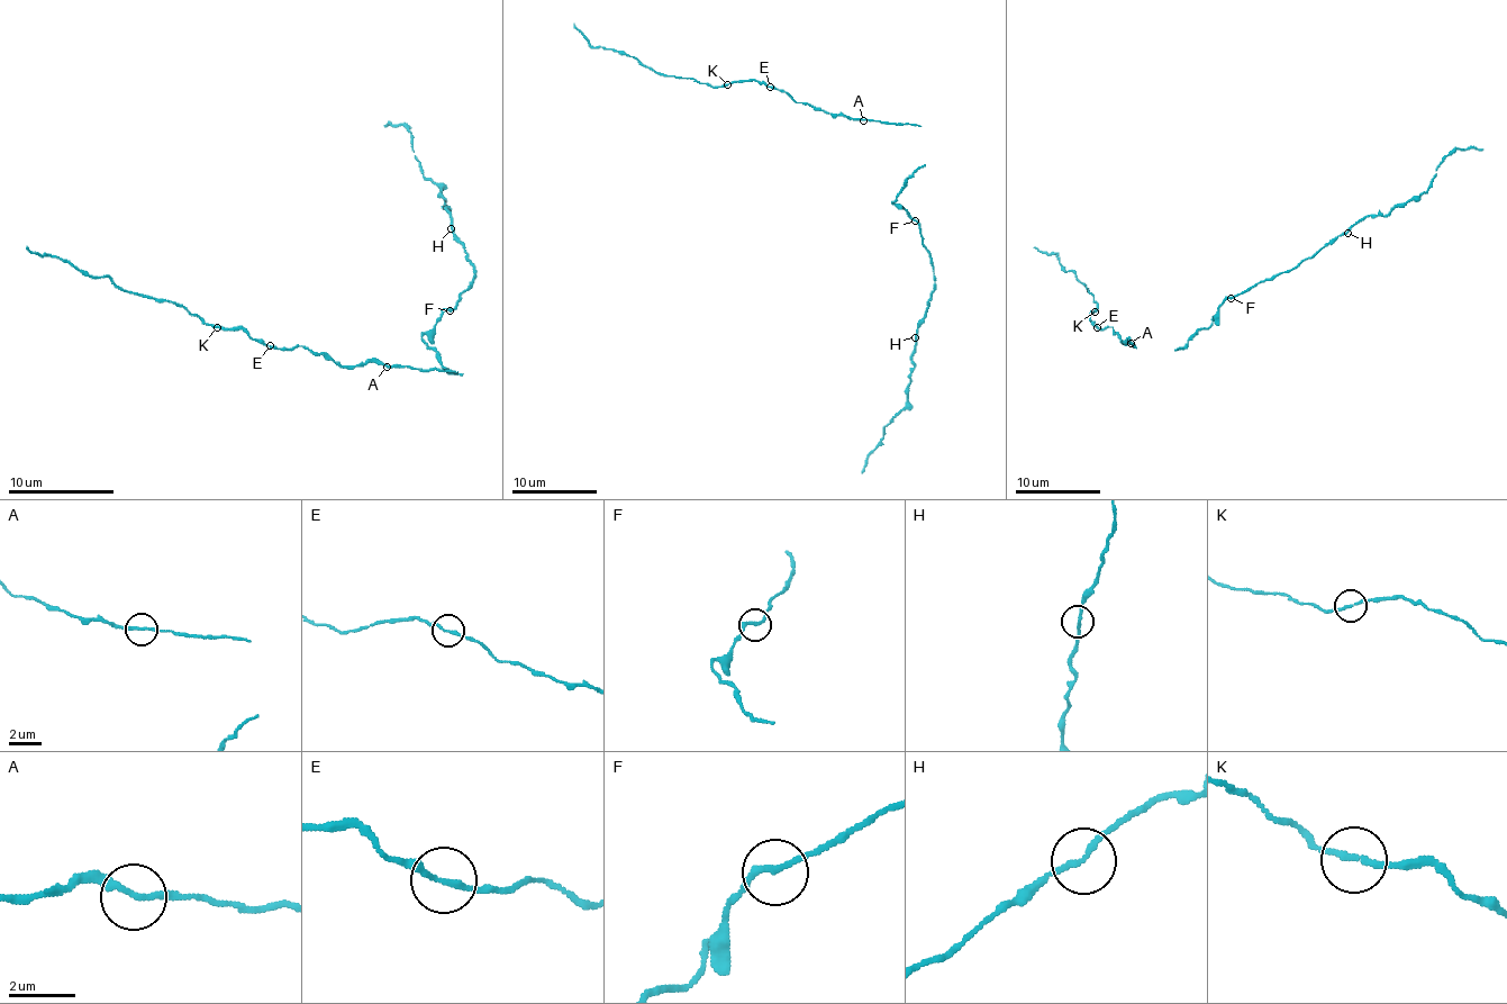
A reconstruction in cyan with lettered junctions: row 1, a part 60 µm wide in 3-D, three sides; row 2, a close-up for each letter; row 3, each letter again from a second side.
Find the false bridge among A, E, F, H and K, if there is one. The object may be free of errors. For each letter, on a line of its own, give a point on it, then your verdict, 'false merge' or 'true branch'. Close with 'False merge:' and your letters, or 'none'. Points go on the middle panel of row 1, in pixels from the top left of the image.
A: at (863, 120); true branch
E: at (770, 87); true branch
F: at (915, 220); true branch
H: at (915, 337); true branch
K: at (727, 84); true branch
False merge: none

